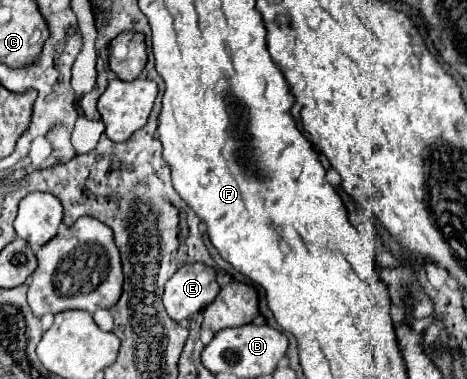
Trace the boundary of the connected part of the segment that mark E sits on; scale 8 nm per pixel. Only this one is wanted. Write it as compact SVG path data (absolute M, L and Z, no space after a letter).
M185 264L165 284L163 304L171 320L183 322L213 302L219 292L215 270L203 264Z

